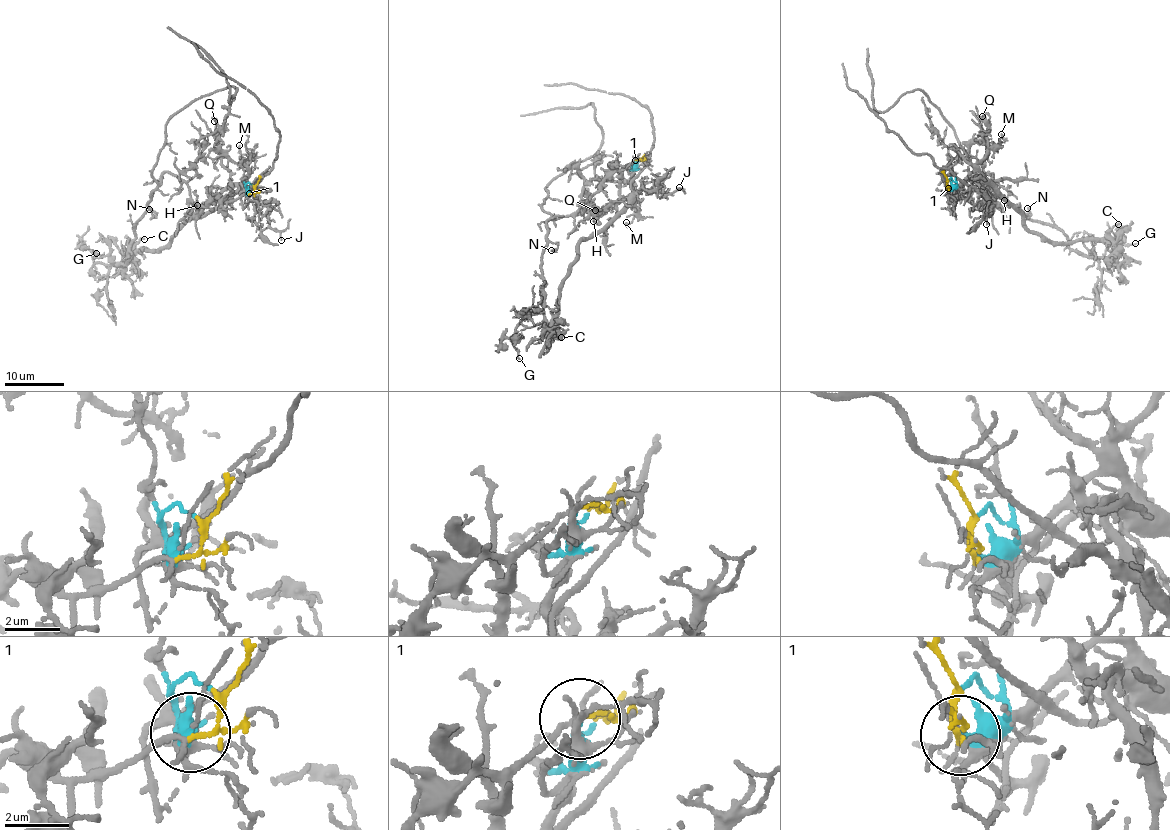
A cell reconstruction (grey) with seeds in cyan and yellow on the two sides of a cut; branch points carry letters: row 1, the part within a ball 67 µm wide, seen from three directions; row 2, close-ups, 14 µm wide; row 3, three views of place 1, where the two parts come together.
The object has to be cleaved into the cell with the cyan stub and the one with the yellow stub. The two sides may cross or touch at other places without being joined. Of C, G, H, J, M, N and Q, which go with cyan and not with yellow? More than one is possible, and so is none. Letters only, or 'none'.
C, H, J, M, Q

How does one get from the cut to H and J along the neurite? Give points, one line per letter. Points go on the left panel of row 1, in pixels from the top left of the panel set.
H: (251, 184), (240, 193), (242, 190), (237, 186), (228, 187), (198, 210), (201, 212), (196, 205)
J: (251, 184), (240, 192), (252, 190), (267, 209), (269, 226), (280, 233), (280, 240)

